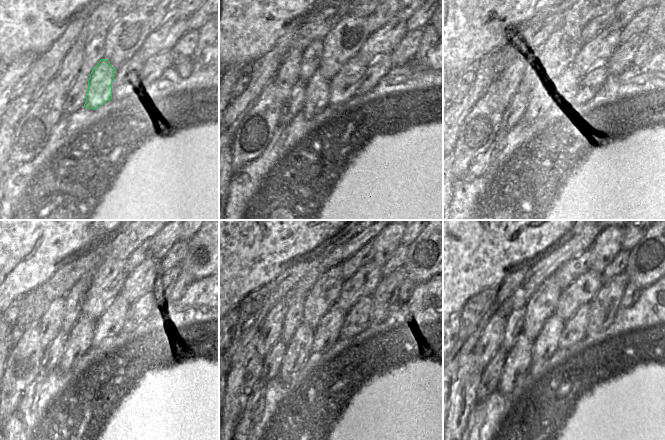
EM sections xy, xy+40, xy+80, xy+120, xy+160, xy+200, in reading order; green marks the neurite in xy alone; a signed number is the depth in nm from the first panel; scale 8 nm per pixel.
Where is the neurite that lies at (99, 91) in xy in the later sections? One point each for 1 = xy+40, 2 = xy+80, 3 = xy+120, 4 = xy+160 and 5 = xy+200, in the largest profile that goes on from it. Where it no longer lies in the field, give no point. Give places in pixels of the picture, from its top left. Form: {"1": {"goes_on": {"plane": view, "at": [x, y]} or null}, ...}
{"1": {"goes_on": {"plane": "xy+40", "at": [317, 88]}}, "2": {"goes_on": {"plane": "xy+80", "at": [539, 94]}}, "3": {"goes_on": {"plane": "xy+120", "at": [80, 336]}}, "4": {"goes_on": {"plane": "xy+160", "at": [298, 350]}}, "5": {"goes_on": {"plane": "xy+200", "at": [518, 359]}}}

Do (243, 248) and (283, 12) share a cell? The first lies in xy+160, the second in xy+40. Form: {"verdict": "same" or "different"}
{"verdict": "same"}

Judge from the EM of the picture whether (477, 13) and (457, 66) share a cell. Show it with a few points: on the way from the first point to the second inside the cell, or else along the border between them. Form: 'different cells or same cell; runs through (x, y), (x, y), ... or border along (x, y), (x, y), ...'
same cell; runs through (464, 26), (457, 33), (457, 53)

